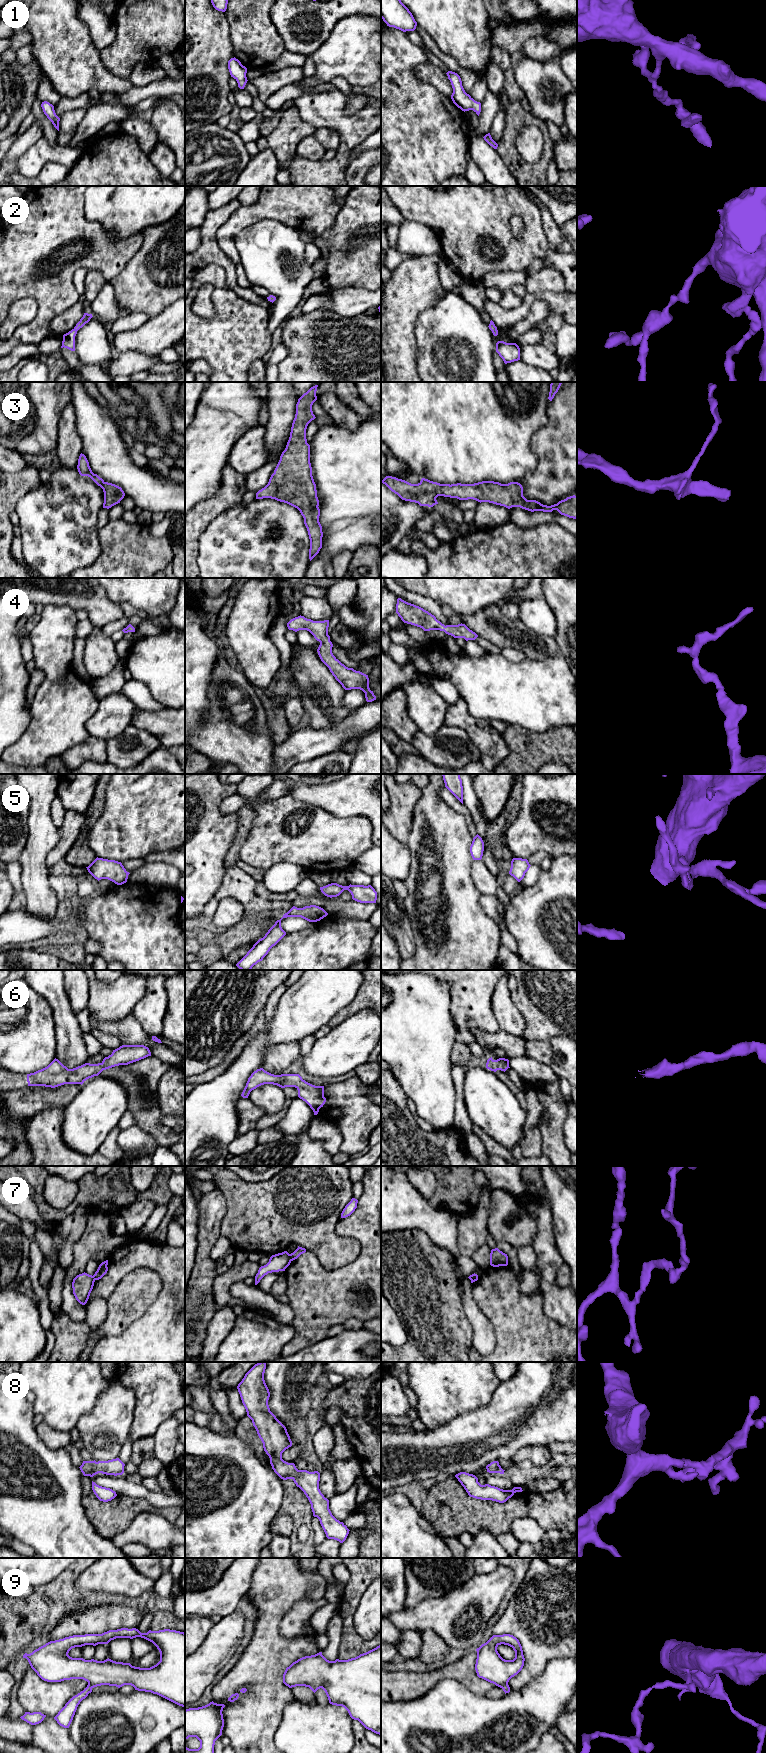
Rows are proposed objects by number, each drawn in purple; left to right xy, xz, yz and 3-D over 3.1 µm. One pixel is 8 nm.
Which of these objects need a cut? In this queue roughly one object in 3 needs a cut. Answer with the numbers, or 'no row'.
7

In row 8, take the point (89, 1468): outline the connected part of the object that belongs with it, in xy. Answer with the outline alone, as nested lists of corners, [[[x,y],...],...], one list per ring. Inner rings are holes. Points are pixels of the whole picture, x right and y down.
[[[112,1459],[108,1461],[83,1461],[79,1467],[84,1476],[93,1477],[98,1473],[106,1475],[122,1475],[124,1473],[125,1464],[119,1459]]]

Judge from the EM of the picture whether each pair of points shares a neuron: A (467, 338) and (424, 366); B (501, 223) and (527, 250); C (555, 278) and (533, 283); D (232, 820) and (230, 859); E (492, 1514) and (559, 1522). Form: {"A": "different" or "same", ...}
{"A": "same", "B": "same", "C": "same", "D": "different", "E": "same"}

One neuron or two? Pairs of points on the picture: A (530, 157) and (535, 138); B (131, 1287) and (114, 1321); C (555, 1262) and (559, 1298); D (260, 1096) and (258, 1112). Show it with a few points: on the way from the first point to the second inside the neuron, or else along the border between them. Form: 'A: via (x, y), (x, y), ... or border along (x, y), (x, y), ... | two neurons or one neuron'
A: via (530, 152), (530, 143) | one neuron
B: via (131, 1295), (131, 1298), (121, 1309), (121, 1313) | one neuron
C: via (550, 1271), (550, 1289) | one neuron
D: border along (248, 1097), (265, 1114) | two neurons

